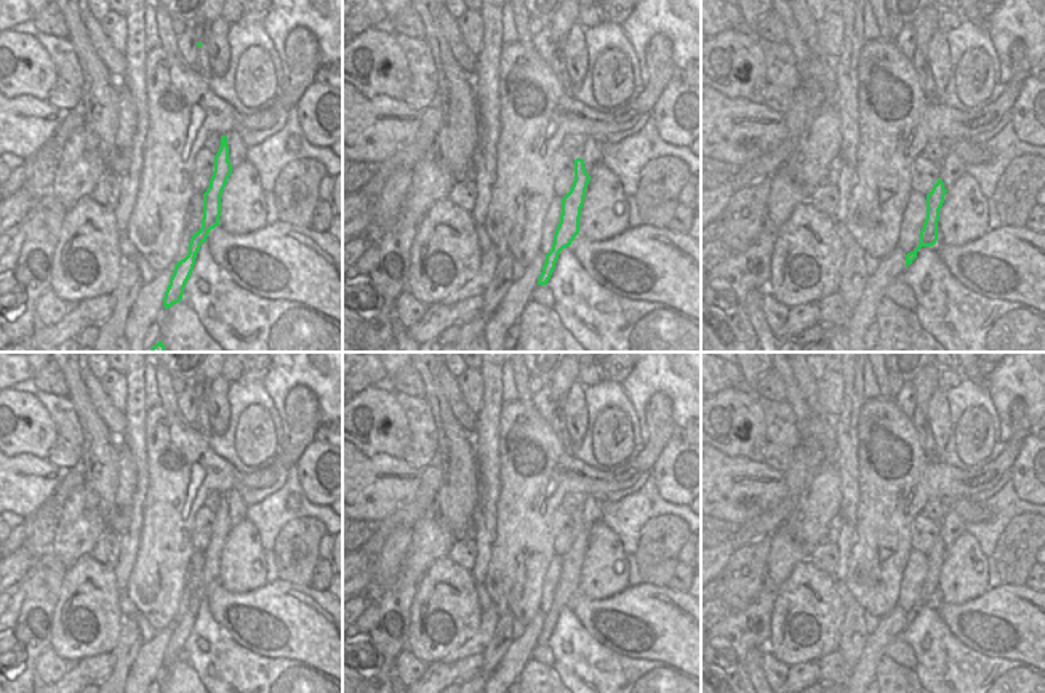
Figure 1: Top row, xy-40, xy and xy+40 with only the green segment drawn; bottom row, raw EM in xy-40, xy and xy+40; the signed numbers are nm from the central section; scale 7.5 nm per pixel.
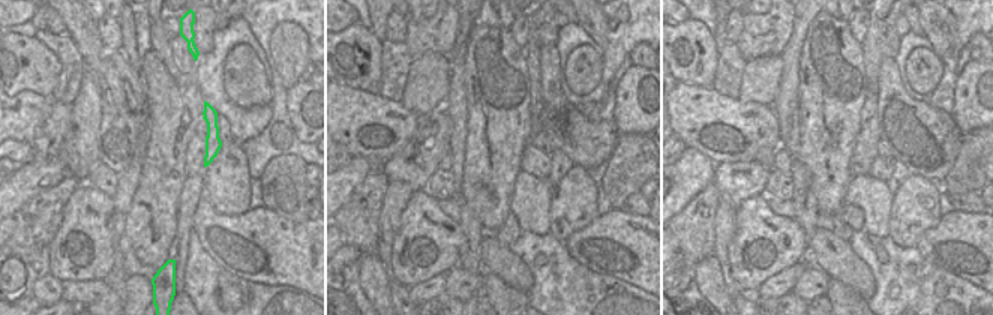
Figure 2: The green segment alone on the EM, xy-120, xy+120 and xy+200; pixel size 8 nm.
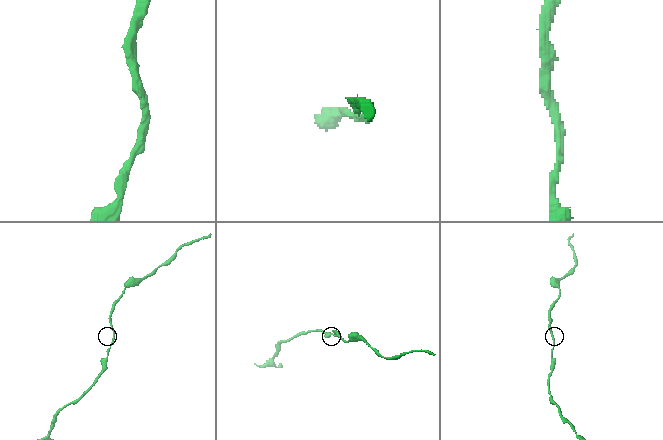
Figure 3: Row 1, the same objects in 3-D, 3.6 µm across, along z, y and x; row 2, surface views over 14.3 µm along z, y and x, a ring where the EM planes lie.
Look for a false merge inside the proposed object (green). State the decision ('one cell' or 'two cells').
one cell

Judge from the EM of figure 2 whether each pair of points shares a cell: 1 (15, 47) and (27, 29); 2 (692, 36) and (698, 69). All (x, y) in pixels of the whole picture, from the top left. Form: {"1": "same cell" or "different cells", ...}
{"1": "different cells", "2": "same cell"}

